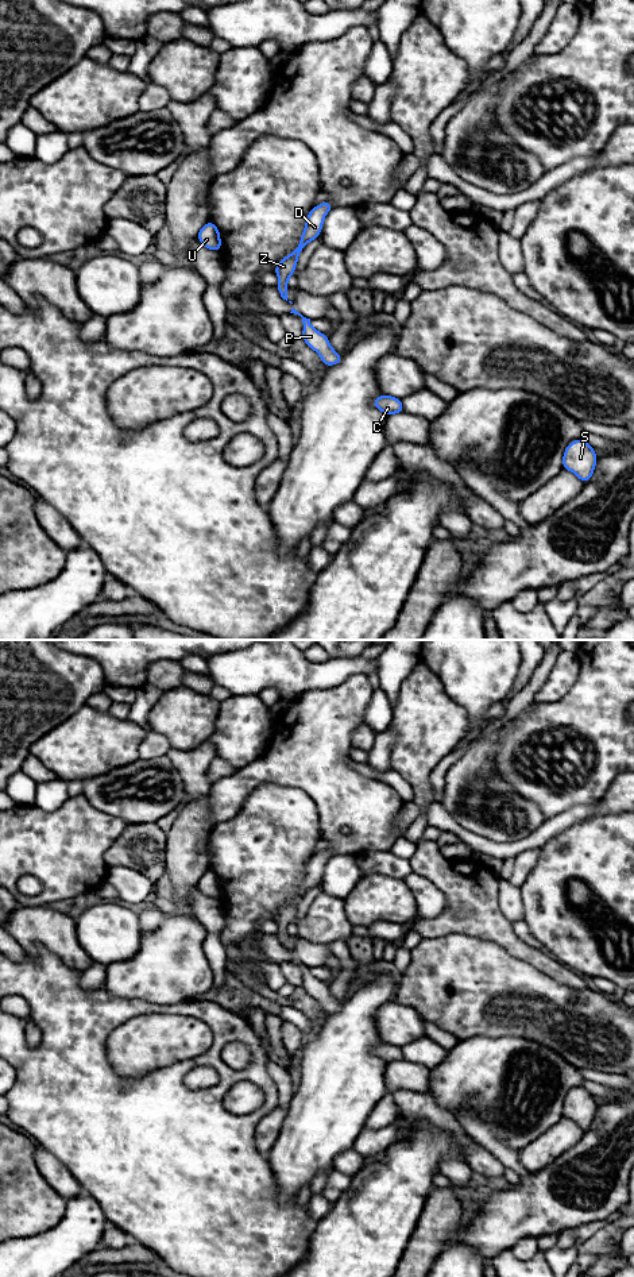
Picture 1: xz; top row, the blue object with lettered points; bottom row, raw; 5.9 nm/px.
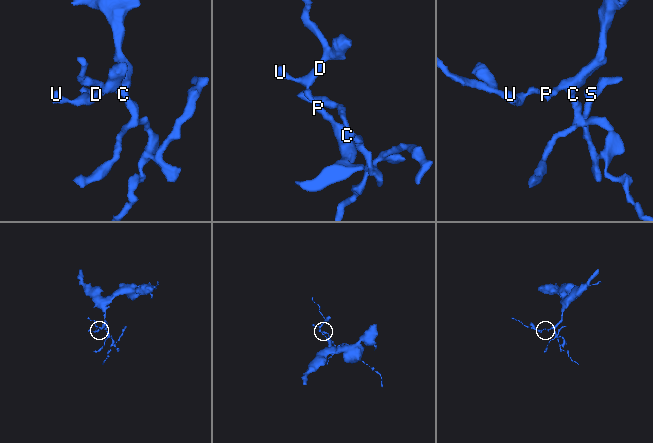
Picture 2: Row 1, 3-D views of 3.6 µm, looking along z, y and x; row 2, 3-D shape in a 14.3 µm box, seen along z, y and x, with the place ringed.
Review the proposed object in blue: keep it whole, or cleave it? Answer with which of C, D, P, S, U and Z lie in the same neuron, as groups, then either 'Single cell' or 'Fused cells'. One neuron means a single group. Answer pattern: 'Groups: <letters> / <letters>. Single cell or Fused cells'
Groups: C D P S U Z. Single cell

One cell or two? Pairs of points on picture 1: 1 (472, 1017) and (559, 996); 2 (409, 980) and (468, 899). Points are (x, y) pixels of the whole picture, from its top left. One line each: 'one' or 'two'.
1: one
2: two

